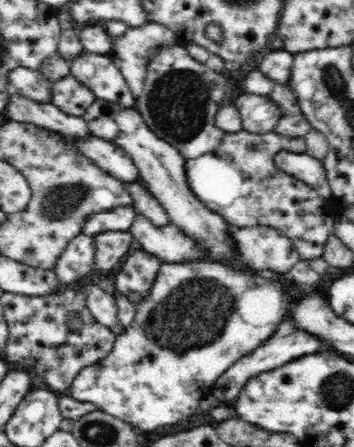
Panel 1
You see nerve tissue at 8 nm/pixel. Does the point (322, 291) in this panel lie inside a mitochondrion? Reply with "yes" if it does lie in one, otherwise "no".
no

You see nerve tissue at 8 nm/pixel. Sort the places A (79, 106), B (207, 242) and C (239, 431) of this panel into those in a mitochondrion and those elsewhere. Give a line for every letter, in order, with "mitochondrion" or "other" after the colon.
A: other
B: other
C: other

